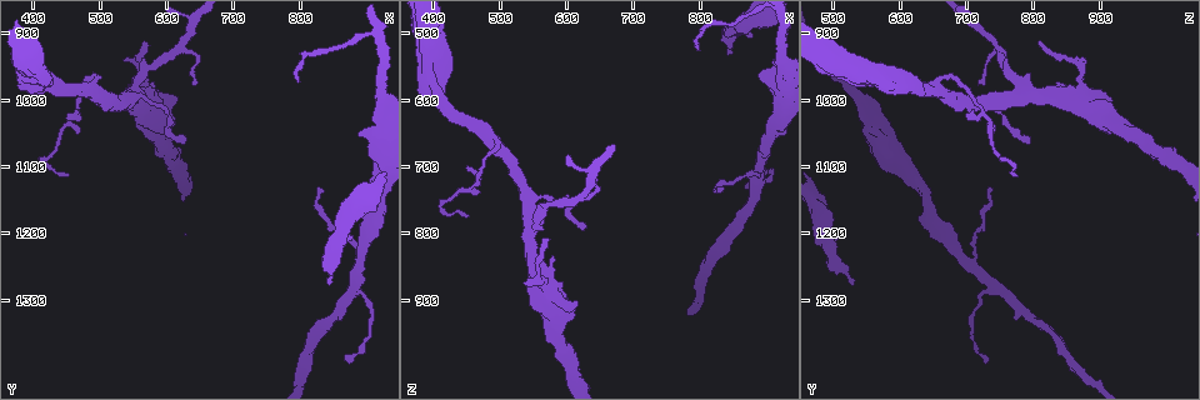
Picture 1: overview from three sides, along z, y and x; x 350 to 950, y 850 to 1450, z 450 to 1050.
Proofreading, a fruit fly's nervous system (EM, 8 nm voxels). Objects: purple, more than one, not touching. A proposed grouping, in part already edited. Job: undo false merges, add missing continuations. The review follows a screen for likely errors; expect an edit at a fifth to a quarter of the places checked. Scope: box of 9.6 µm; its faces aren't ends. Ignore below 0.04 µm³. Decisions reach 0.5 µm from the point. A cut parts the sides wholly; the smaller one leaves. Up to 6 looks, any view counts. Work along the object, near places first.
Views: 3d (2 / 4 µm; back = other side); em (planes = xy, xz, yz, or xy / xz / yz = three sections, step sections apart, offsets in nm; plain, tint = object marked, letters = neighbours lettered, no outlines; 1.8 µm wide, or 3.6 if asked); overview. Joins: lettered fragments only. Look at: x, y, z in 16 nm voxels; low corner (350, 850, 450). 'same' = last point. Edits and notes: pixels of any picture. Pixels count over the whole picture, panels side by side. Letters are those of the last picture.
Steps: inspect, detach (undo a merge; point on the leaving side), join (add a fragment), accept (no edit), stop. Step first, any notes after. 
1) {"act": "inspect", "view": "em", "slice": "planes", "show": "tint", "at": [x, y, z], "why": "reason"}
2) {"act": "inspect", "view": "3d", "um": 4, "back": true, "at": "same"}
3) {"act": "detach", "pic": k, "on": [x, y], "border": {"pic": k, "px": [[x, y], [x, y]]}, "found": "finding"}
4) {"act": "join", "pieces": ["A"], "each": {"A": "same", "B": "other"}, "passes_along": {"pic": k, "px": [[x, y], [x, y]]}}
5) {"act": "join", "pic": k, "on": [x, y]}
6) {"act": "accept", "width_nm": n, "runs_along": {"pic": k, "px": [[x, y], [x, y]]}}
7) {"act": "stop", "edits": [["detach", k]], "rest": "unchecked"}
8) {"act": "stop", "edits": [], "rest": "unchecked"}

{"act": "inspect", "view": "3d", "um": 2, "at": [845, 1235, 500]}

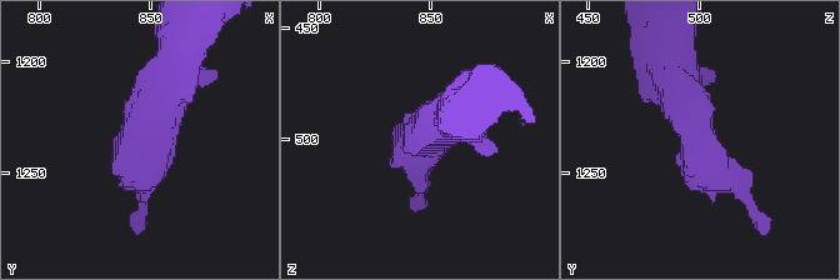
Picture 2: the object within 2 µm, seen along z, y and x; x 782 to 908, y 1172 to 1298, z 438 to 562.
{"act": "inspect", "view": "em", "slice": "xz", "step": 16, "show": "tint", "at": [850, 1232, 496], "why": "shape alone is not enough"}

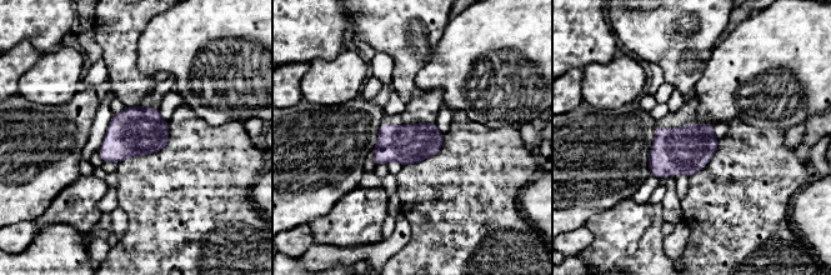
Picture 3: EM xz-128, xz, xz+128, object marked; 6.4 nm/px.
{"act": "inspect", "view": "em", "slice": "planes", "show": "letters", "at": "same"}

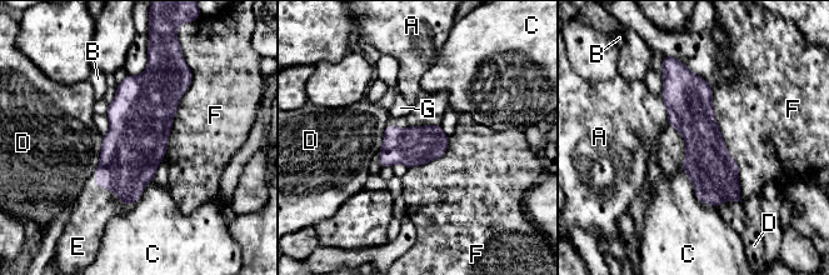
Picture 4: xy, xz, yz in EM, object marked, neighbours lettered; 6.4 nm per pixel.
{"act": "join", "pieces": ["E"], "width_nm": 260, "each": {"A": "other", "B": "other", "C": "other", "D": "other", "E": "same", "F": "other", "G": "other"}, "found": "it goes on there"}

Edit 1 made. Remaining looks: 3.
{"act": "inspect", "view": "em", "slice": "planes", "show": "letters", "at": [455, 1110, 775]}

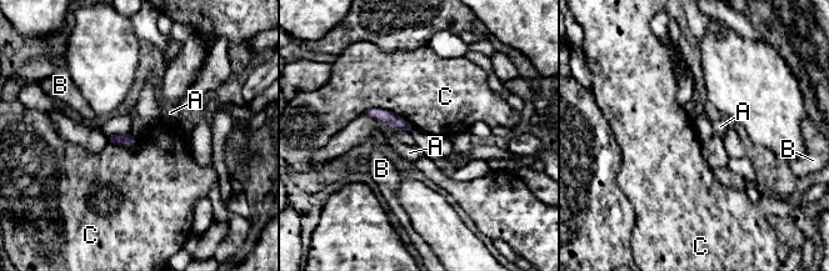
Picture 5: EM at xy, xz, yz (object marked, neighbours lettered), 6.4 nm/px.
{"act": "accept", "each": {"A": "other", "B": "other", "C": "other"}, "border": {"pic": 5, "px": [[363, 113], [388, 109], [415, 128]]}, "found": "none of them fits"}

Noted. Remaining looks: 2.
{"act": "stop", "edits": [["join", 4]], "rest": "unchecked"}

